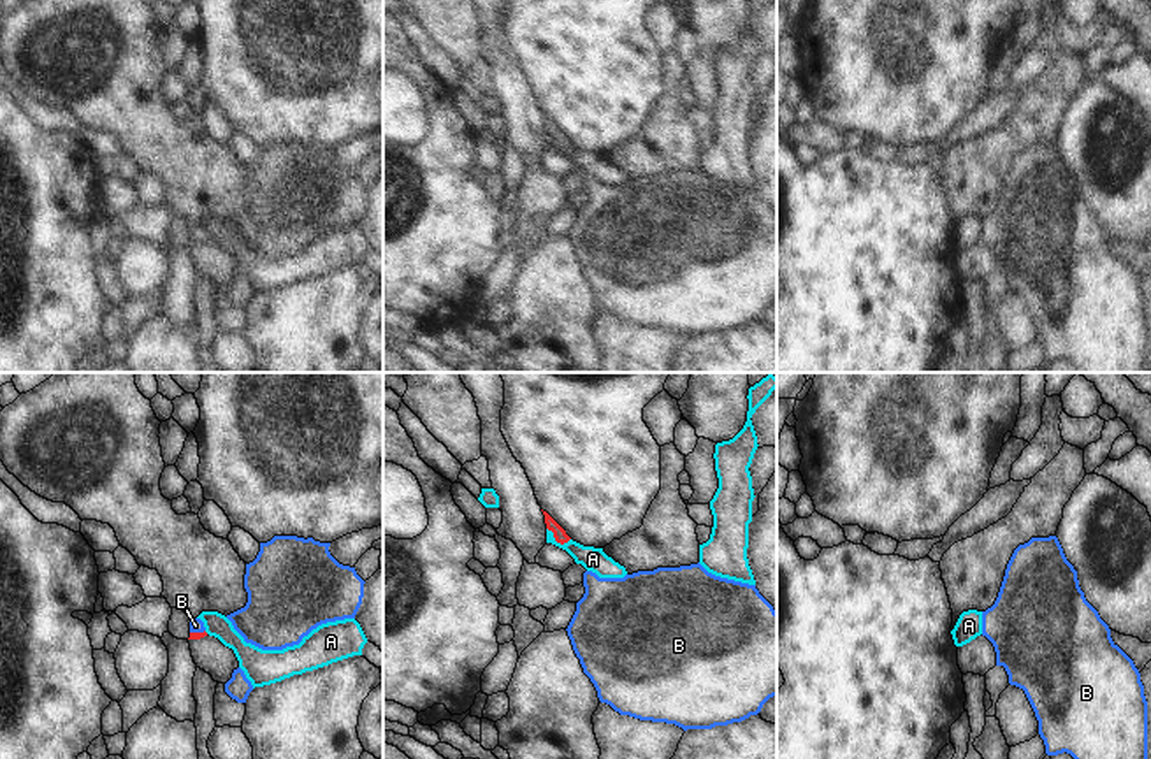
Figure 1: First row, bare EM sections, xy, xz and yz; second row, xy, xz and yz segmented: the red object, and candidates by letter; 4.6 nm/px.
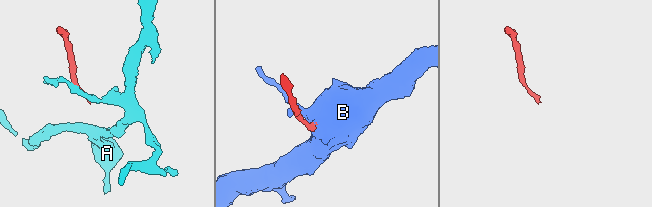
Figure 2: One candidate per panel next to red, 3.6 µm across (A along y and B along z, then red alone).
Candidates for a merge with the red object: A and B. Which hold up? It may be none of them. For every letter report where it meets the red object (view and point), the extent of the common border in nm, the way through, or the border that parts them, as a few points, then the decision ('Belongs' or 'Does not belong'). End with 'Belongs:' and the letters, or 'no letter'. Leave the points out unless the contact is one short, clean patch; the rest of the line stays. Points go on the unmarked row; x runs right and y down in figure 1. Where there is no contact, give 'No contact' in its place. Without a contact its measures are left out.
A: Touches red at xz (557, 148). Shared border 130 nm. Boundary: xz (547, 134), (557, 148), (566, 150), (570, 146). Does not belong
B: Touches red at xy (197, 239). Shared border 70 nm. Path across: xy (192, 241), (197, 239), (195, 232). Belongs
Belongs: B.

